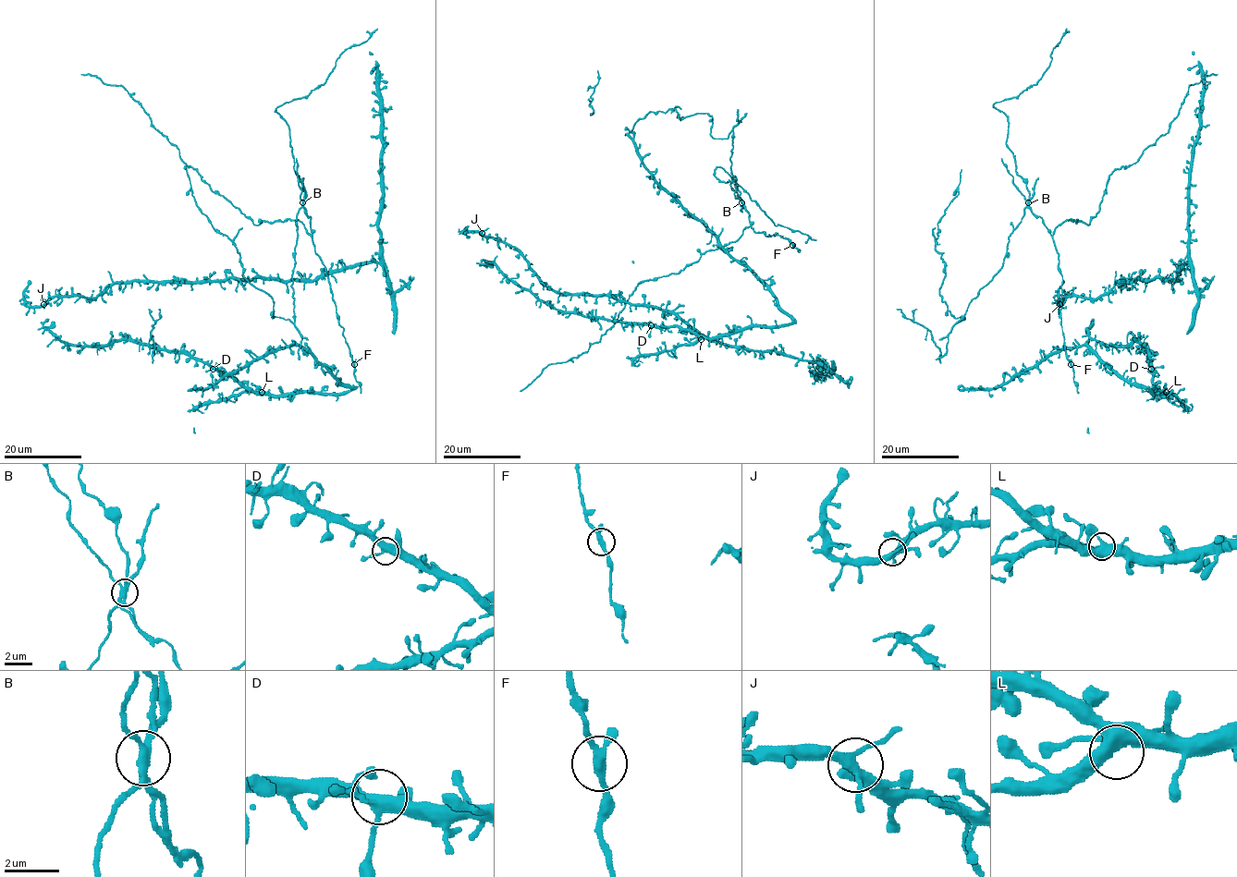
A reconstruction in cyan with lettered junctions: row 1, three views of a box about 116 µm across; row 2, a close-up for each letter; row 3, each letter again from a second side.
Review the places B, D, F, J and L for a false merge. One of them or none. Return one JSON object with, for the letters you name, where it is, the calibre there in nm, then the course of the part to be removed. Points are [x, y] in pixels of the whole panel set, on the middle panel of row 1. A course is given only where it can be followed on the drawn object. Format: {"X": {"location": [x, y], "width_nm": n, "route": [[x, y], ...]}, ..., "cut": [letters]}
{"B": {"location": [741, 202], "width_nm": 280, "route": [[741, 202], [729, 157], [733, 133], [714, 139], [706, 113], [681, 119], [675, 109], [650, 111], [625, 135]]}, "cut": ["B"]}

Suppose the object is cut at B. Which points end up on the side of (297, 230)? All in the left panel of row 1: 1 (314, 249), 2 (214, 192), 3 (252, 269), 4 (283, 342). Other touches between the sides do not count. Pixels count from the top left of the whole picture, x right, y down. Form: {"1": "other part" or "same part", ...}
{"1": "other part", "2": "other part", "3": "other part", "4": "other part"}

